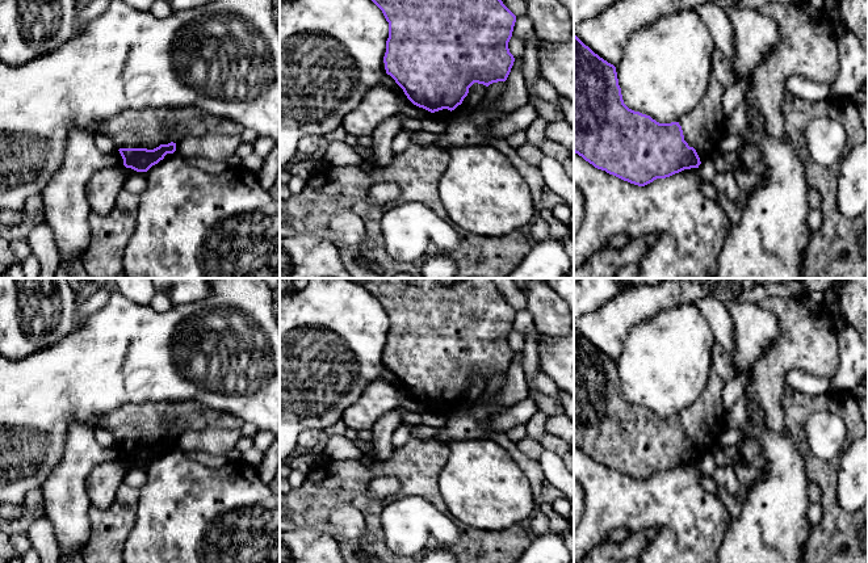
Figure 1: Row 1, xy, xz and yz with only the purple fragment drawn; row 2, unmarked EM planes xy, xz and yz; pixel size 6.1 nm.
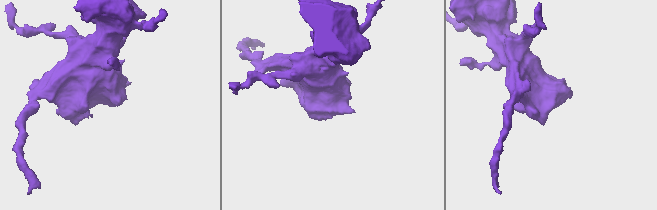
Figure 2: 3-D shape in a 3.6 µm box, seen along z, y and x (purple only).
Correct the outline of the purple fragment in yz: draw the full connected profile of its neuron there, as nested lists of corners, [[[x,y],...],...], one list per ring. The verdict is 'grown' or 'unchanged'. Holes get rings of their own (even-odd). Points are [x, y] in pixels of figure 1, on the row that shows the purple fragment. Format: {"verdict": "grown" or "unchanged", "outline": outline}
{"verdict": "grown", "outline": [[[574,34],[574,152],[595,168],[638,186],[699,168],[718,151],[726,134],[722,97],[735,81],[730,60],[714,49],[710,80],[703,101],[678,122],[659,123],[624,104],[616,67]]]}

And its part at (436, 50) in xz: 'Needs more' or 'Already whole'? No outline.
Needs more

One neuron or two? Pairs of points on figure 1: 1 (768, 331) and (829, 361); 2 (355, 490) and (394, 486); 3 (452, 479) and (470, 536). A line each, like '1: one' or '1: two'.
1: two
2: two
3: two

